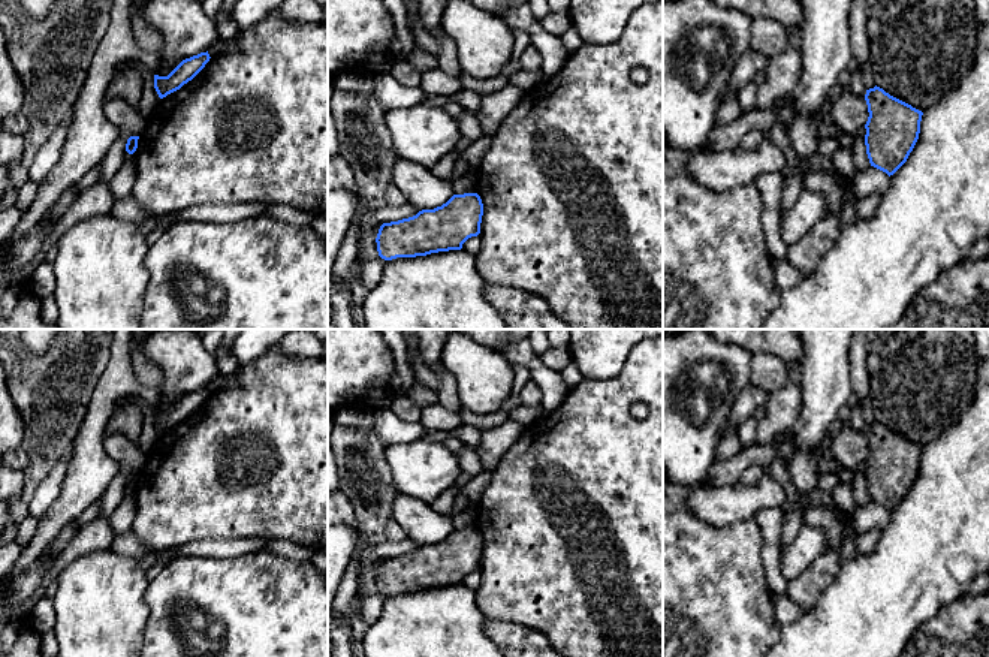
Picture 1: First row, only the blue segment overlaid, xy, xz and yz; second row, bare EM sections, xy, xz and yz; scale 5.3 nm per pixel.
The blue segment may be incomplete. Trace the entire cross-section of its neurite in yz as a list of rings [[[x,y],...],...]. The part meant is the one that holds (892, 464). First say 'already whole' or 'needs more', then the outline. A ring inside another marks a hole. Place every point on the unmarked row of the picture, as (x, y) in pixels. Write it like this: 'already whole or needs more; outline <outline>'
already whole; outline [[[880,422],[866,425],[868,456],[865,480],[871,501],[893,510],[908,494],[923,447],[890,431]]]

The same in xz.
already whole; outline [[[477,528],[453,530],[441,542],[383,558],[376,573],[379,591],[392,596],[461,585],[468,573],[480,569],[482,551]]]

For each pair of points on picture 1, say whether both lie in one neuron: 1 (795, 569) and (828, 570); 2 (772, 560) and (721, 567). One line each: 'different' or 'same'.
1: different
2: different

